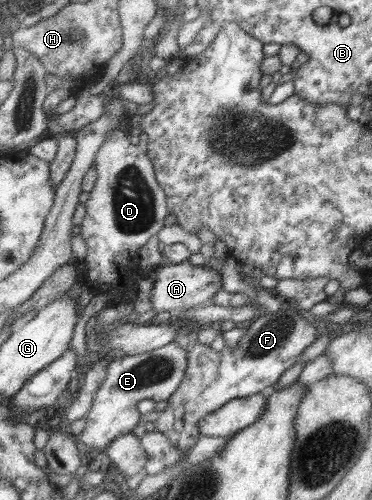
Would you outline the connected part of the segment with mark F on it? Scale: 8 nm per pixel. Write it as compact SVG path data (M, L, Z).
M284 302L274 313L264 312L263 316L250 322L246 333L240 337L240 342L234 347L224 346L218 352L210 349L208 345L194 342L192 330L184 330L184 327L182 330L178 329L178 332L174 333L172 342L176 342L180 348L186 348L186 370L179 387L167 398L167 406L162 411L158 411L158 417L153 422L155 431L168 438L176 450L187 451L200 436L200 420L206 414L218 410L229 400L267 392L270 386L280 378L282 372L297 362L302 350L306 349L314 339L316 339L316 329L312 325L312 319L306 318L305 312L298 310L293 302Z

